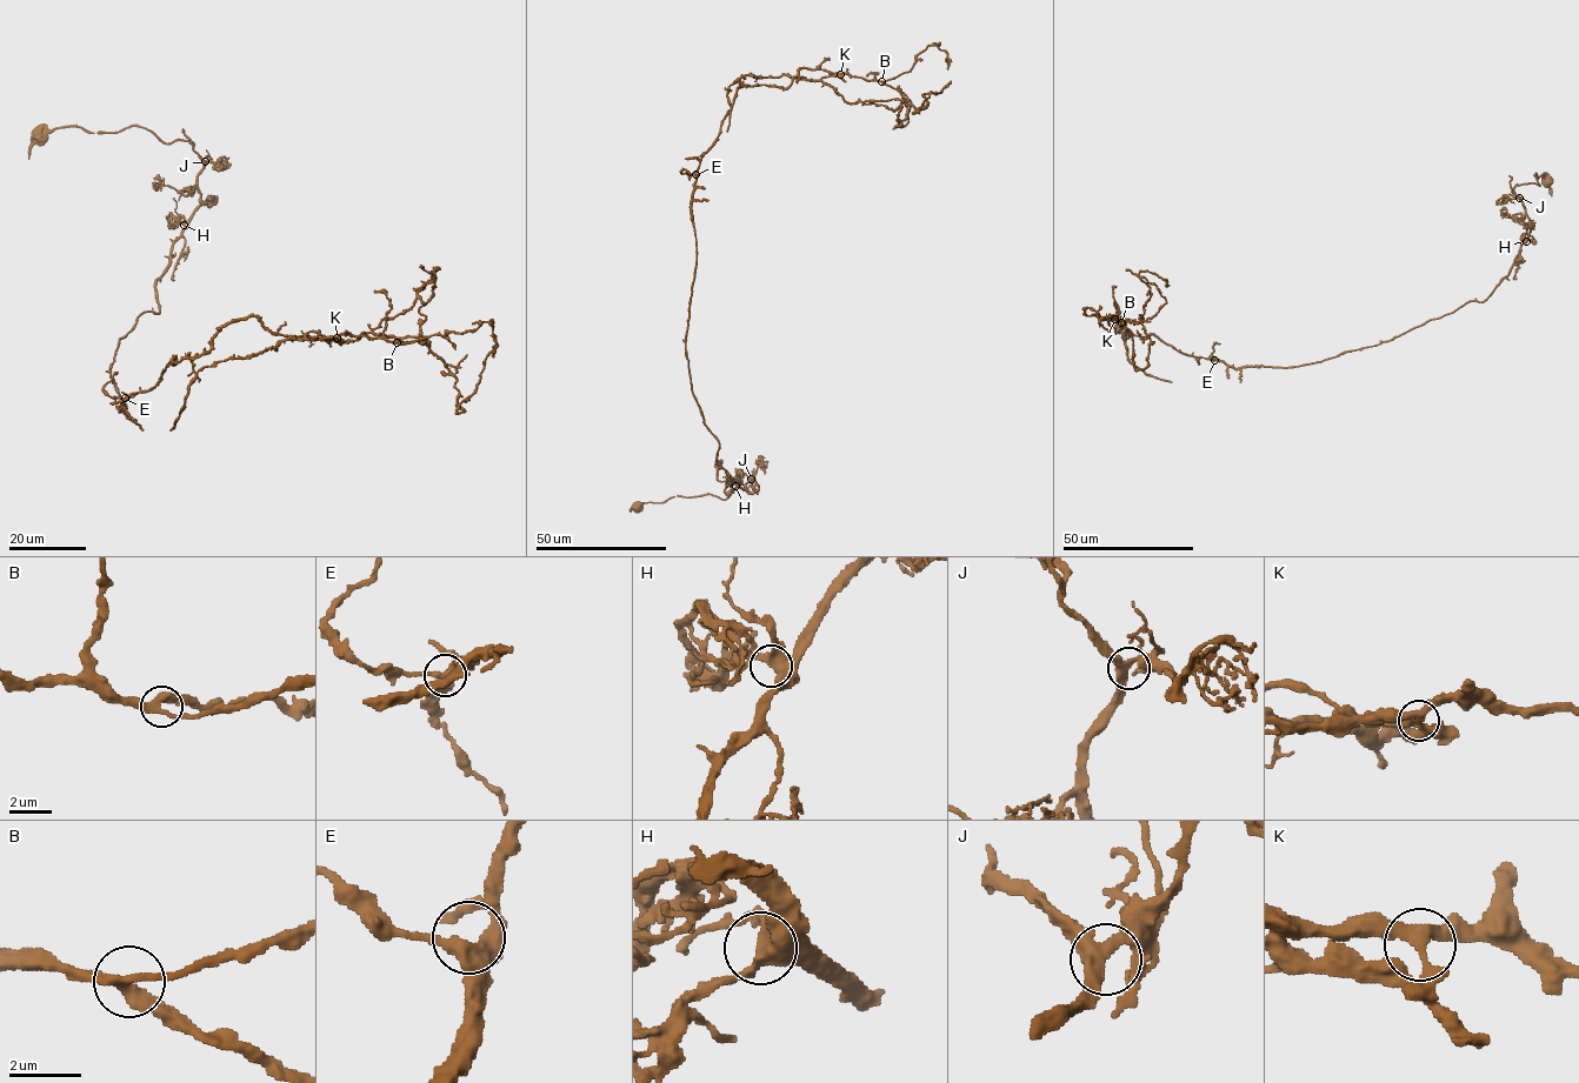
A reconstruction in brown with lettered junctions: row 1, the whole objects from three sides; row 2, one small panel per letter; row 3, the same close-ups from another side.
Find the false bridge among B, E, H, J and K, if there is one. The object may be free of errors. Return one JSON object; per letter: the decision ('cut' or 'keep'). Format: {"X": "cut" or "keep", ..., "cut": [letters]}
{"B": "keep", "E": "keep", "H": "keep", "J": "keep", "K": "cut", "cut": ["K"]}

